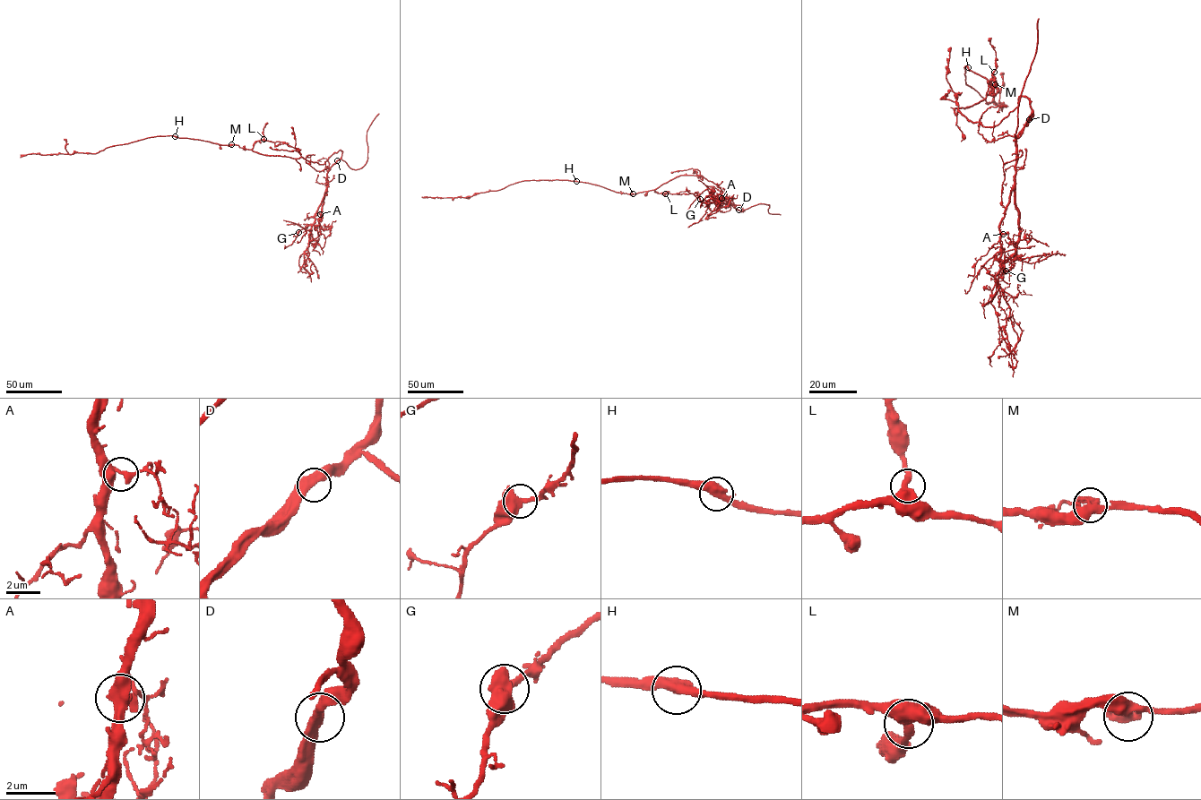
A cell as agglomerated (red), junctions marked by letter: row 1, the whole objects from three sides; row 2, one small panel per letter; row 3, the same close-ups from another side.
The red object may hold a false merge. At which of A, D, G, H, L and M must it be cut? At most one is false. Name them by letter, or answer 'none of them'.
none of them

